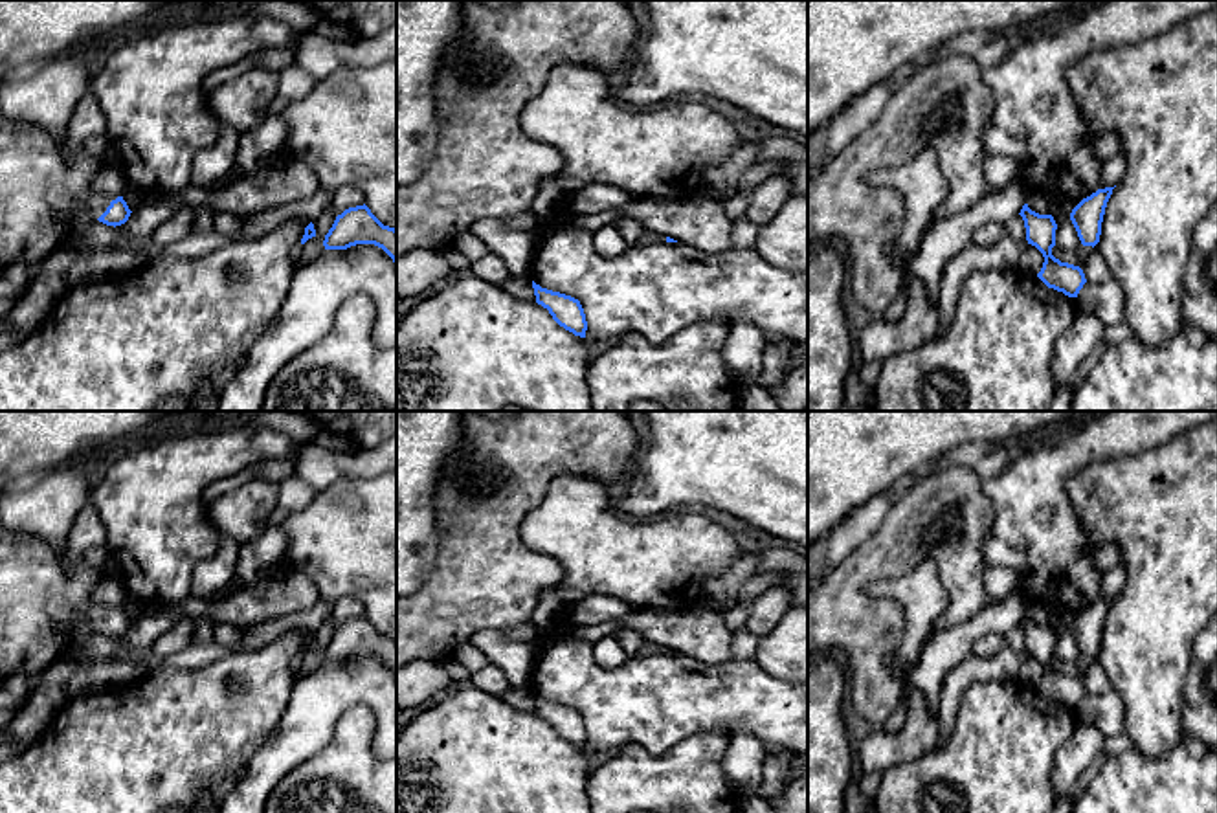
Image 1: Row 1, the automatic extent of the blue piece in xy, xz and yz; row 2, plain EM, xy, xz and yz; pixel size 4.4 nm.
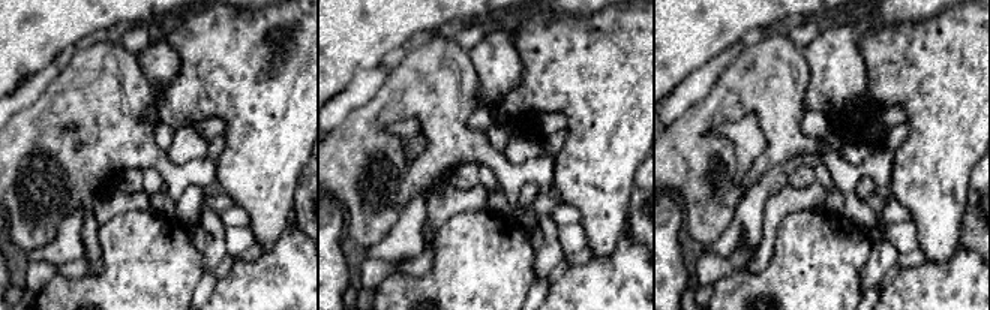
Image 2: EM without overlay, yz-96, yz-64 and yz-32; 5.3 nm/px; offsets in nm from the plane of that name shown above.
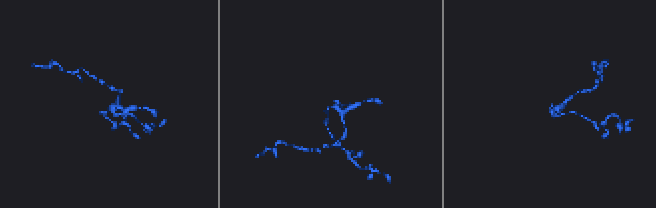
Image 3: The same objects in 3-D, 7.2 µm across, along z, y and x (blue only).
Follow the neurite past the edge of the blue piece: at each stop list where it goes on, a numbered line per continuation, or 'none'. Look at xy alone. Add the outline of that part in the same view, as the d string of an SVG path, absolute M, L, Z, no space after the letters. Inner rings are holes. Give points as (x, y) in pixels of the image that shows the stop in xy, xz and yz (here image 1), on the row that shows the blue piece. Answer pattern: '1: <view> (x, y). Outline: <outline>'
1: xy (44, 184). Outline: M92 92L84 94L72 112L66 145L39 125L13 121L0 112L0 268L44 261L73 229L79 213L97 220L117 198L92 185L105 163L84 150L88 139L105 134L106 119Z

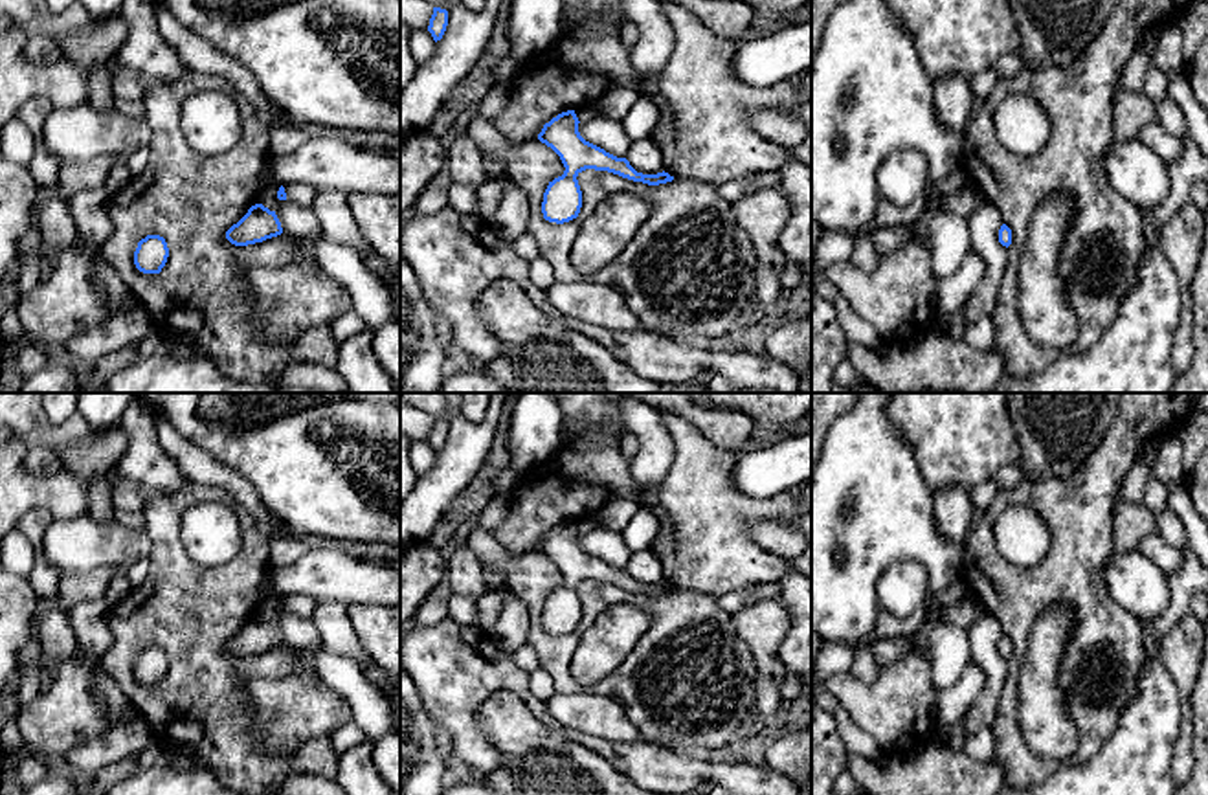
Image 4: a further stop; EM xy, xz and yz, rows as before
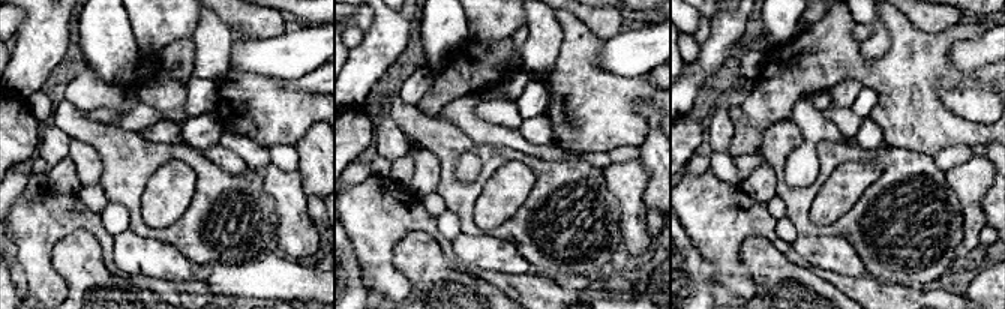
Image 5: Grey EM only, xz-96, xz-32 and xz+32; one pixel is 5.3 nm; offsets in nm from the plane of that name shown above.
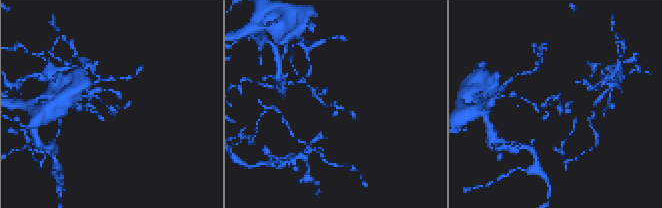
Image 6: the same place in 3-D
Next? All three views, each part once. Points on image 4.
none

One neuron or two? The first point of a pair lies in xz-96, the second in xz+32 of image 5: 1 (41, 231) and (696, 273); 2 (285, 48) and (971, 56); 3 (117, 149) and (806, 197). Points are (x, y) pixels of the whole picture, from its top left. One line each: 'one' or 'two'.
1: two
2: one
3: one

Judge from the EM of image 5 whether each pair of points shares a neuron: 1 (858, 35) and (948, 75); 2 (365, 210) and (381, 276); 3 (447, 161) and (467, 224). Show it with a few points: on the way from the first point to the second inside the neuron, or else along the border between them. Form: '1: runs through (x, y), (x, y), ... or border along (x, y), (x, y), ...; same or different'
1: border along (855, 23), (852, 36), (860, 44); different
2: runs through (374, 227), (374, 252), (377, 260); same
3: runs through (447, 176), (447, 186), (462, 201), (464, 209); same

